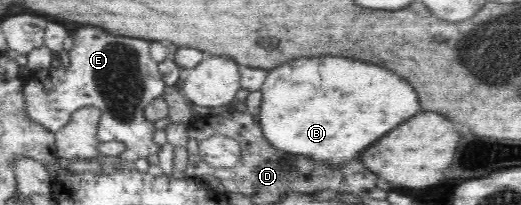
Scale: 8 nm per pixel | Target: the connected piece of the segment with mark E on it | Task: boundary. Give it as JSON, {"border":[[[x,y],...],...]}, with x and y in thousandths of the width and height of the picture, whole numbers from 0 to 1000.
{"border":[[[159,127],[136,171],[142,224],[125,254],[119,322],[67,346],[67,390],[83,410],[83,439],[60,449],[63,371],[48,400],[44,459],[54,580],[104,649],[125,615],[152,527],[179,517],[194,541],[186,615],[190,693],[225,688],[244,707],[244,732],[226,766],[257,790],[301,751],[309,712],[292,683],[301,629],[278,576],[276,537],[298,478],[313,468],[319,410],[303,346],[303,302],[290,283],[286,205],[217,176],[182,127]]]}

